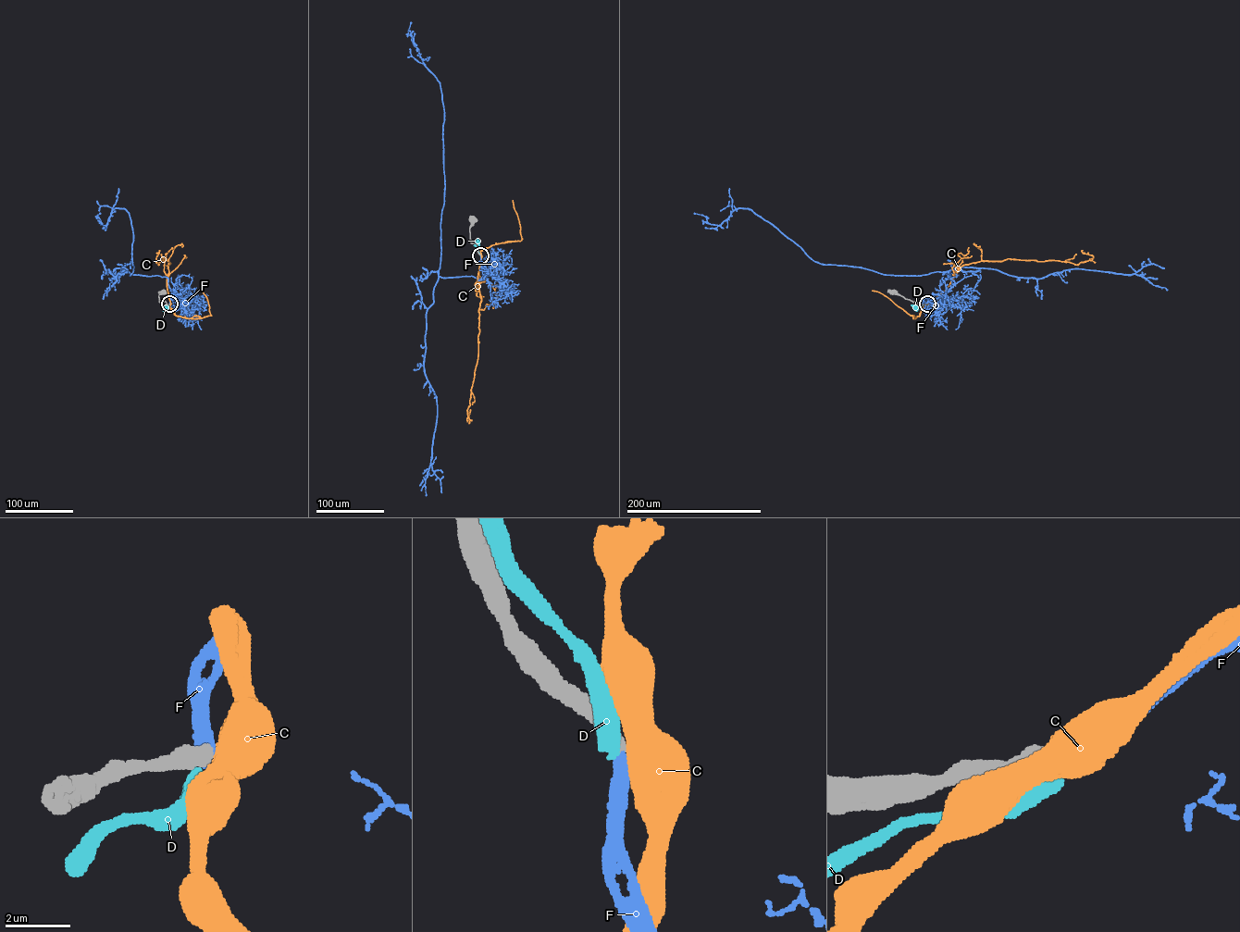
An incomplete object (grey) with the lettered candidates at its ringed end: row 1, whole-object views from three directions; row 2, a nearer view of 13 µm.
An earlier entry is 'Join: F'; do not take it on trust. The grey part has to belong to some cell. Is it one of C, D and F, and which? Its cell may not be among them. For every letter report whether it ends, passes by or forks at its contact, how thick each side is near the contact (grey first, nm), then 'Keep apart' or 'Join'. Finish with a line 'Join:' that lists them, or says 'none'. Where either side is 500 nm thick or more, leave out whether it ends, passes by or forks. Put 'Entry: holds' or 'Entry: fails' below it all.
C: Thickness 500 nm (grey) against 800 nm. Keep apart
D: Thickness 600 nm (grey) against 600 nm. Keep apart
F: It ends there. Thickness 480 nm (grey) against 440 nm. Join
Join: F
Entry: holds

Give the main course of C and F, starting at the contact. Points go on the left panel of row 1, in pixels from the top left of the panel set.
C: (169, 304), (167, 279), (170, 263), (167, 258), (159, 265), (156, 262), (160, 250)
F: (169, 304), (176, 295), (166, 277), (128, 271), (133, 267), (129, 213), (114, 208), (103, 225), (100, 213)

